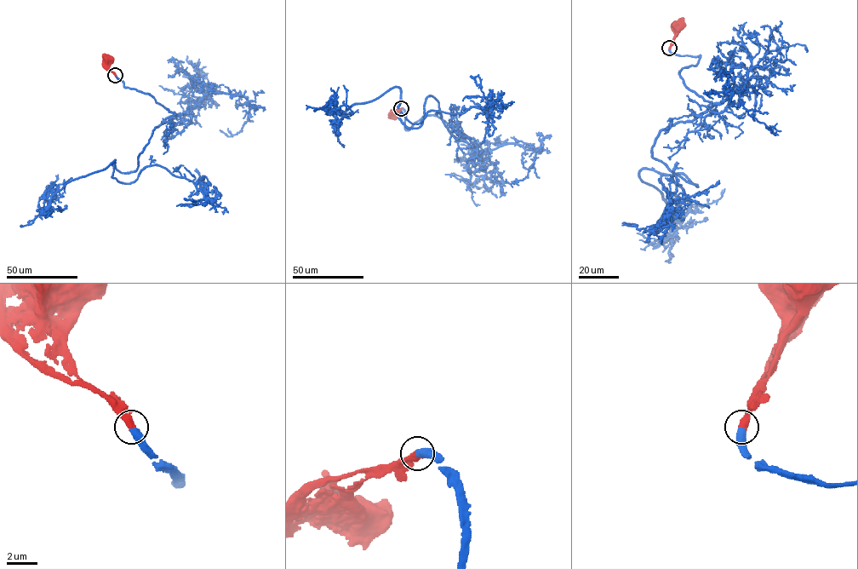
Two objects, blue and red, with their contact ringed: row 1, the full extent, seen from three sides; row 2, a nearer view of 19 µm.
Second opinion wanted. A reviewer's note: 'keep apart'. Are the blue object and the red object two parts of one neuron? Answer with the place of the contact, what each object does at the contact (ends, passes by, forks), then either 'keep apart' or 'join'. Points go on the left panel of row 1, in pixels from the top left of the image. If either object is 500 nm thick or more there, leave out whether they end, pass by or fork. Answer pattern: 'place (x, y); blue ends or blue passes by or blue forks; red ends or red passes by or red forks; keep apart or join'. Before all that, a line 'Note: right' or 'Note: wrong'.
Note: wrong
place (115, 75); join

